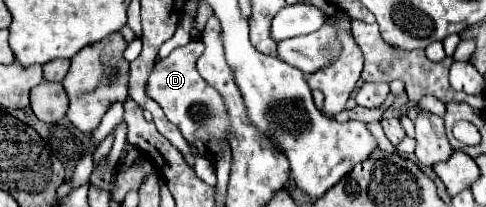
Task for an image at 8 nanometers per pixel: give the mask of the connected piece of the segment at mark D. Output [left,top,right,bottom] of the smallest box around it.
[148,41,226,163]

